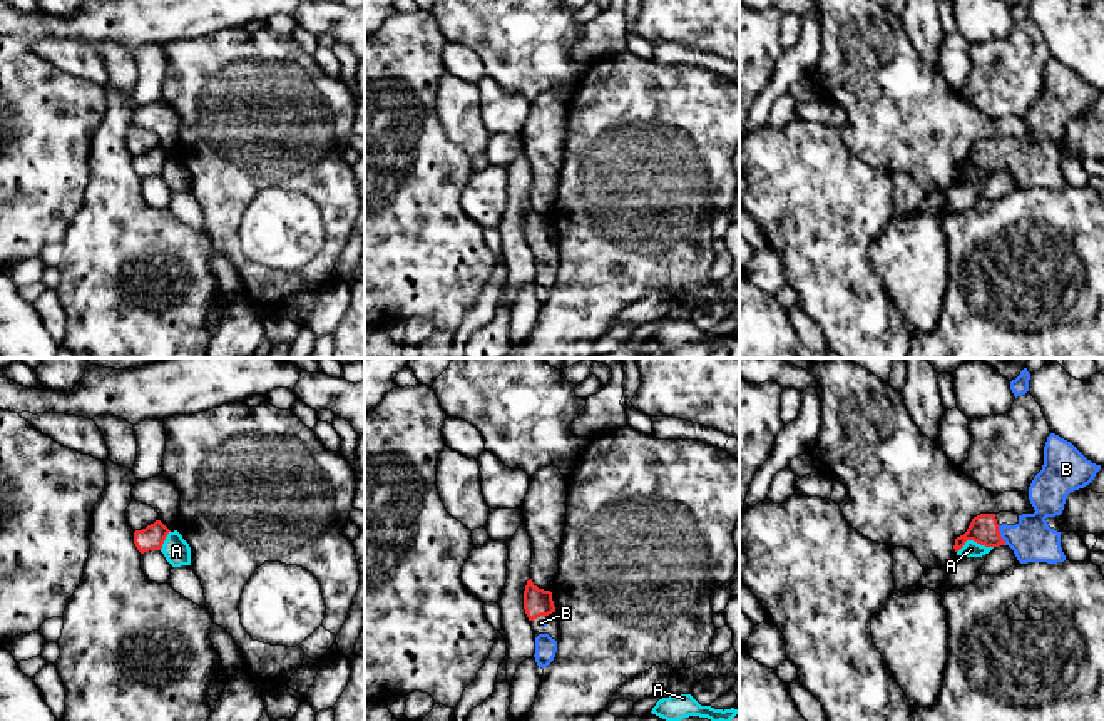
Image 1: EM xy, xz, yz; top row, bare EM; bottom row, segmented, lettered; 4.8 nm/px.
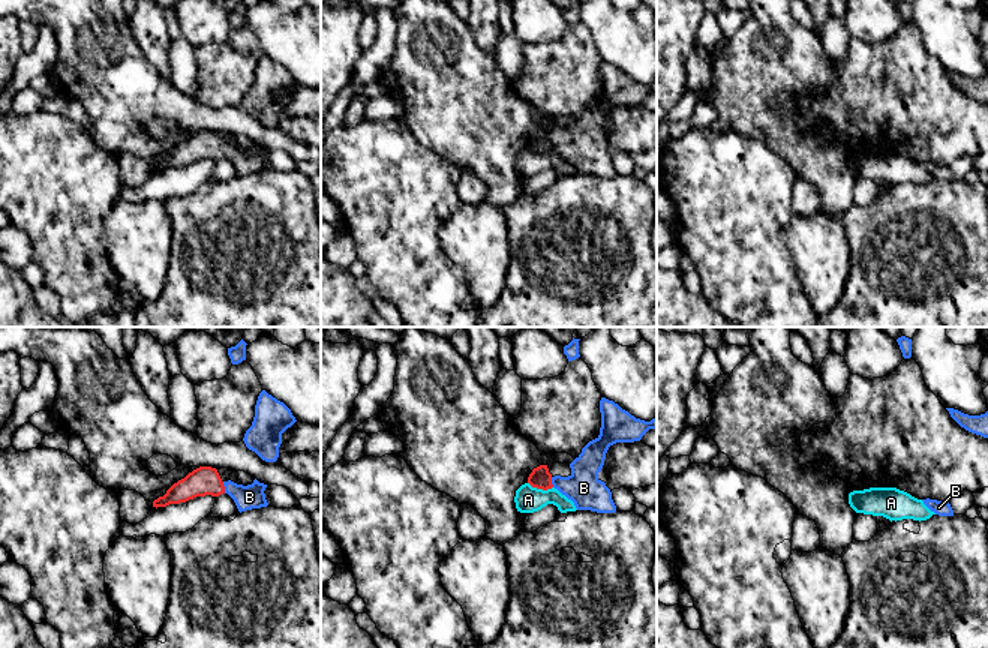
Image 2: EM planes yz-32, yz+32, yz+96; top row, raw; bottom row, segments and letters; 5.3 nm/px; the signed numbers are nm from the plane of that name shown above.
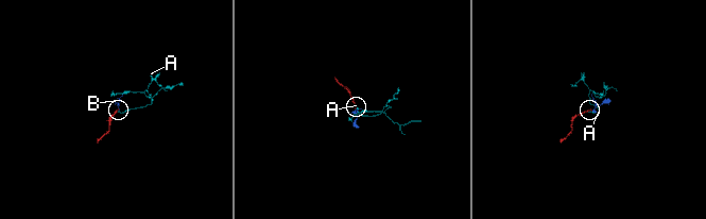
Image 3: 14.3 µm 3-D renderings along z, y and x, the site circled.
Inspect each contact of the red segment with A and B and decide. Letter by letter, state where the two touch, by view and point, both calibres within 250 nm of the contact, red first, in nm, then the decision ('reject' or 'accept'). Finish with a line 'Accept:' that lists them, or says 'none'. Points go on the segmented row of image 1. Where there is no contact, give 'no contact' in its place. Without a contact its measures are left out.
A: meets red in yz at (974, 541); 140 nm thick on the red side, 80 nm on the other; reject
B: meets red in yz at (999, 536); 140 nm thick on the red side, 200 nm on the other; accept
Accept: B

